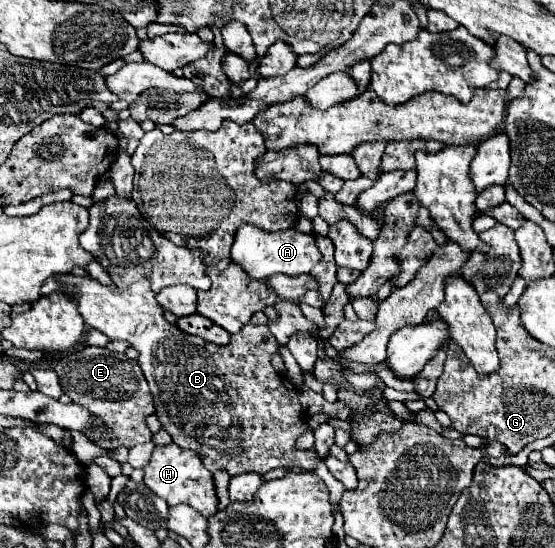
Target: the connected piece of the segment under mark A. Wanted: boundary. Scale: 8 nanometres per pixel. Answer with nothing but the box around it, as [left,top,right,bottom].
[231,223,321,279]

